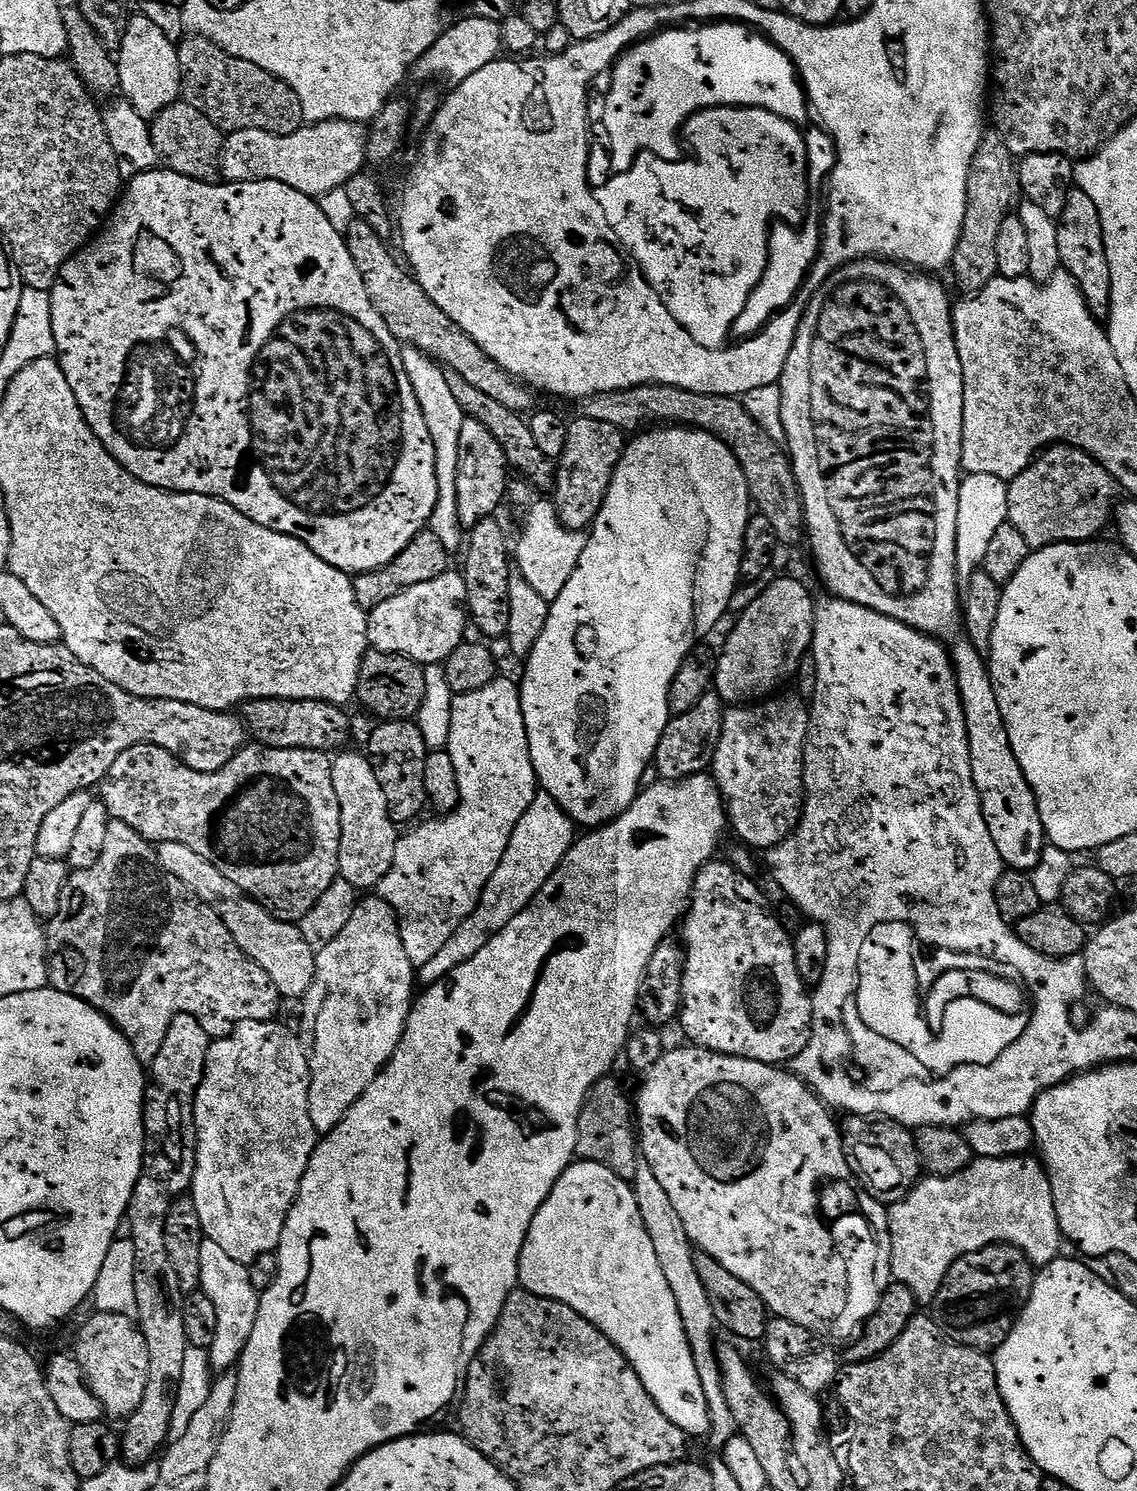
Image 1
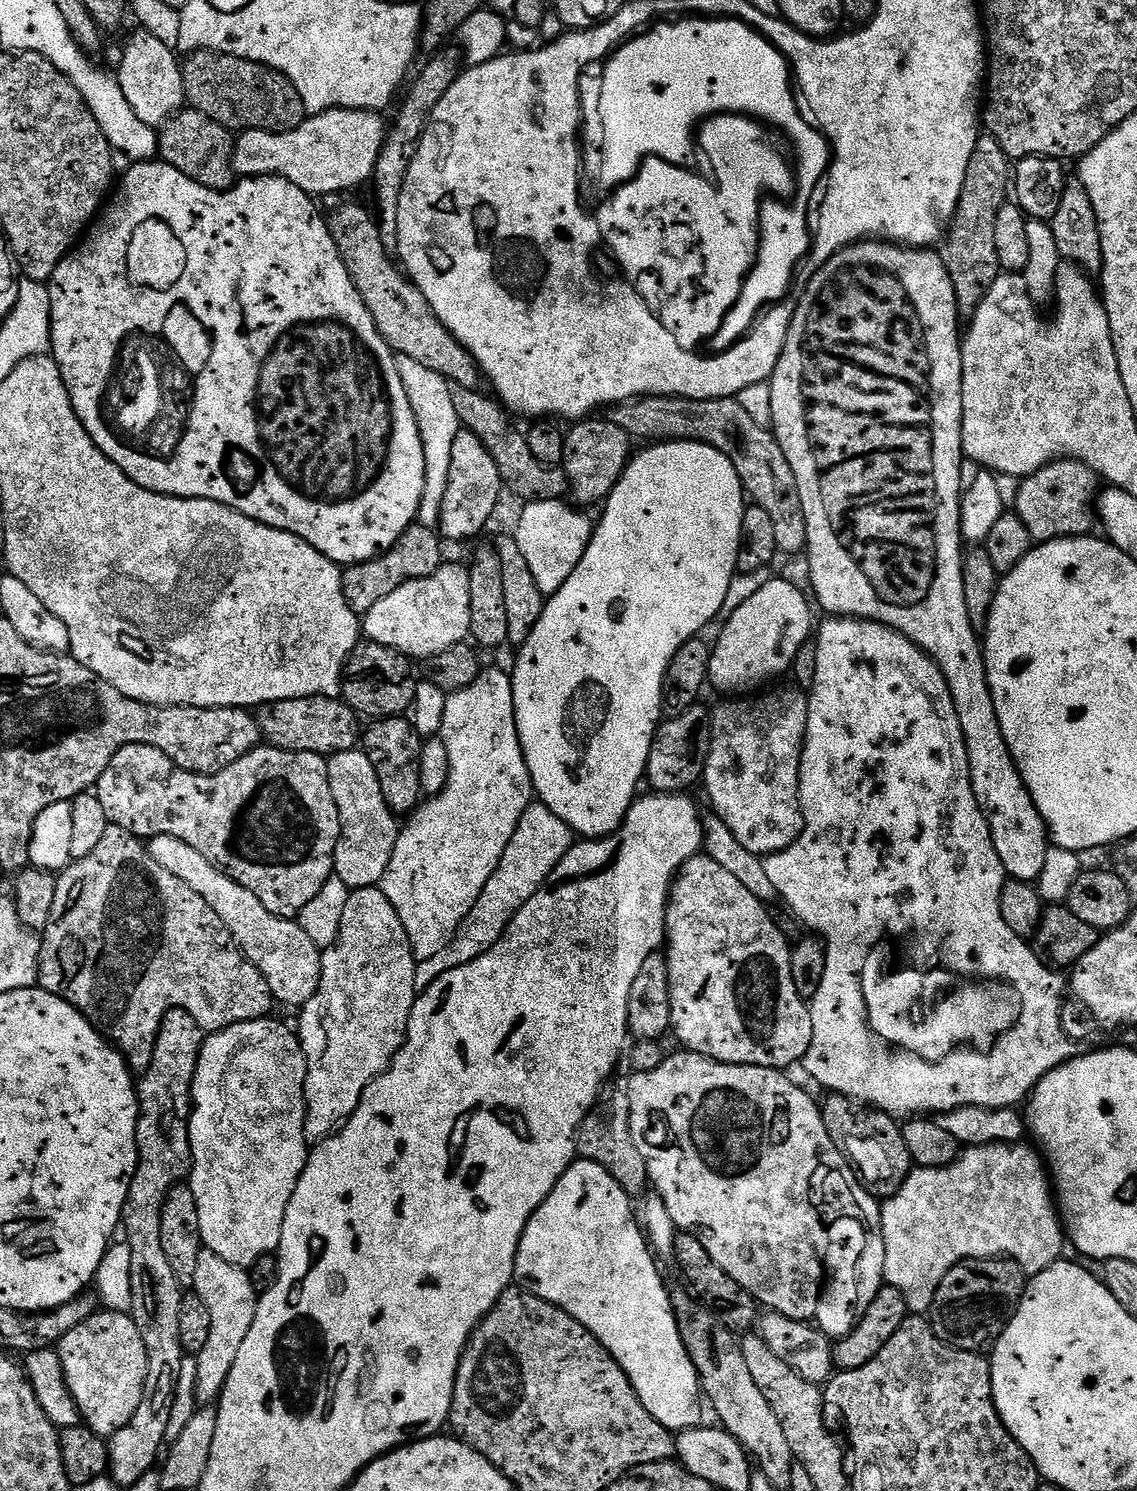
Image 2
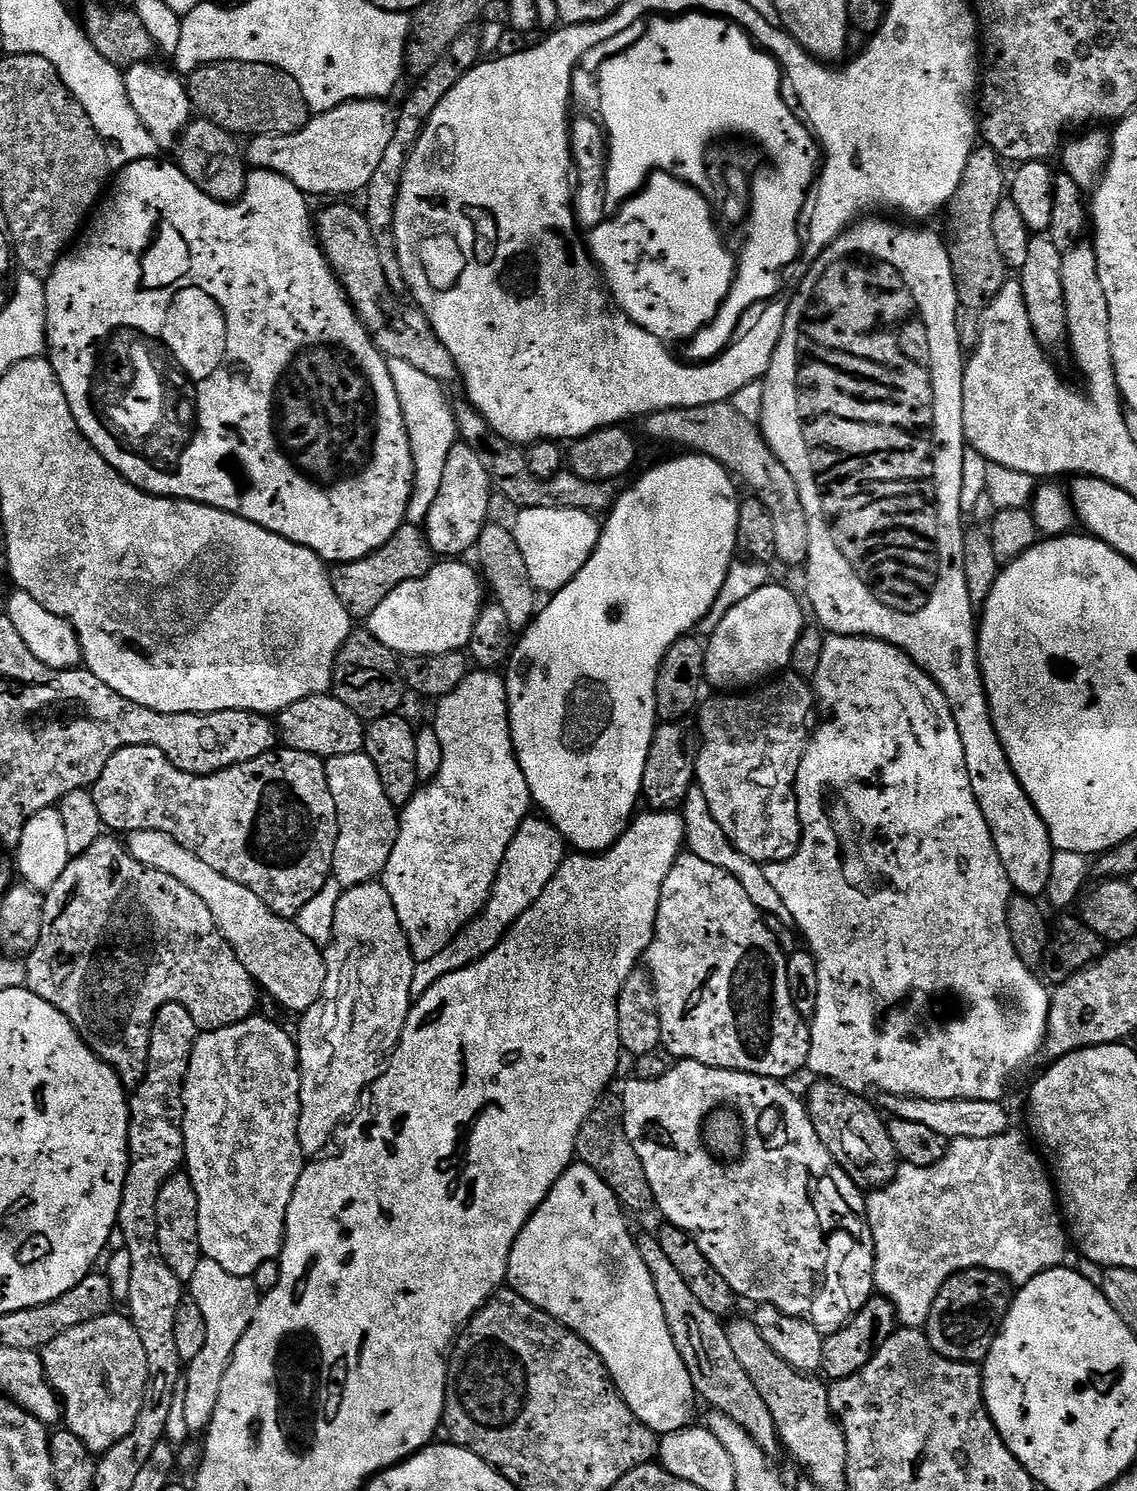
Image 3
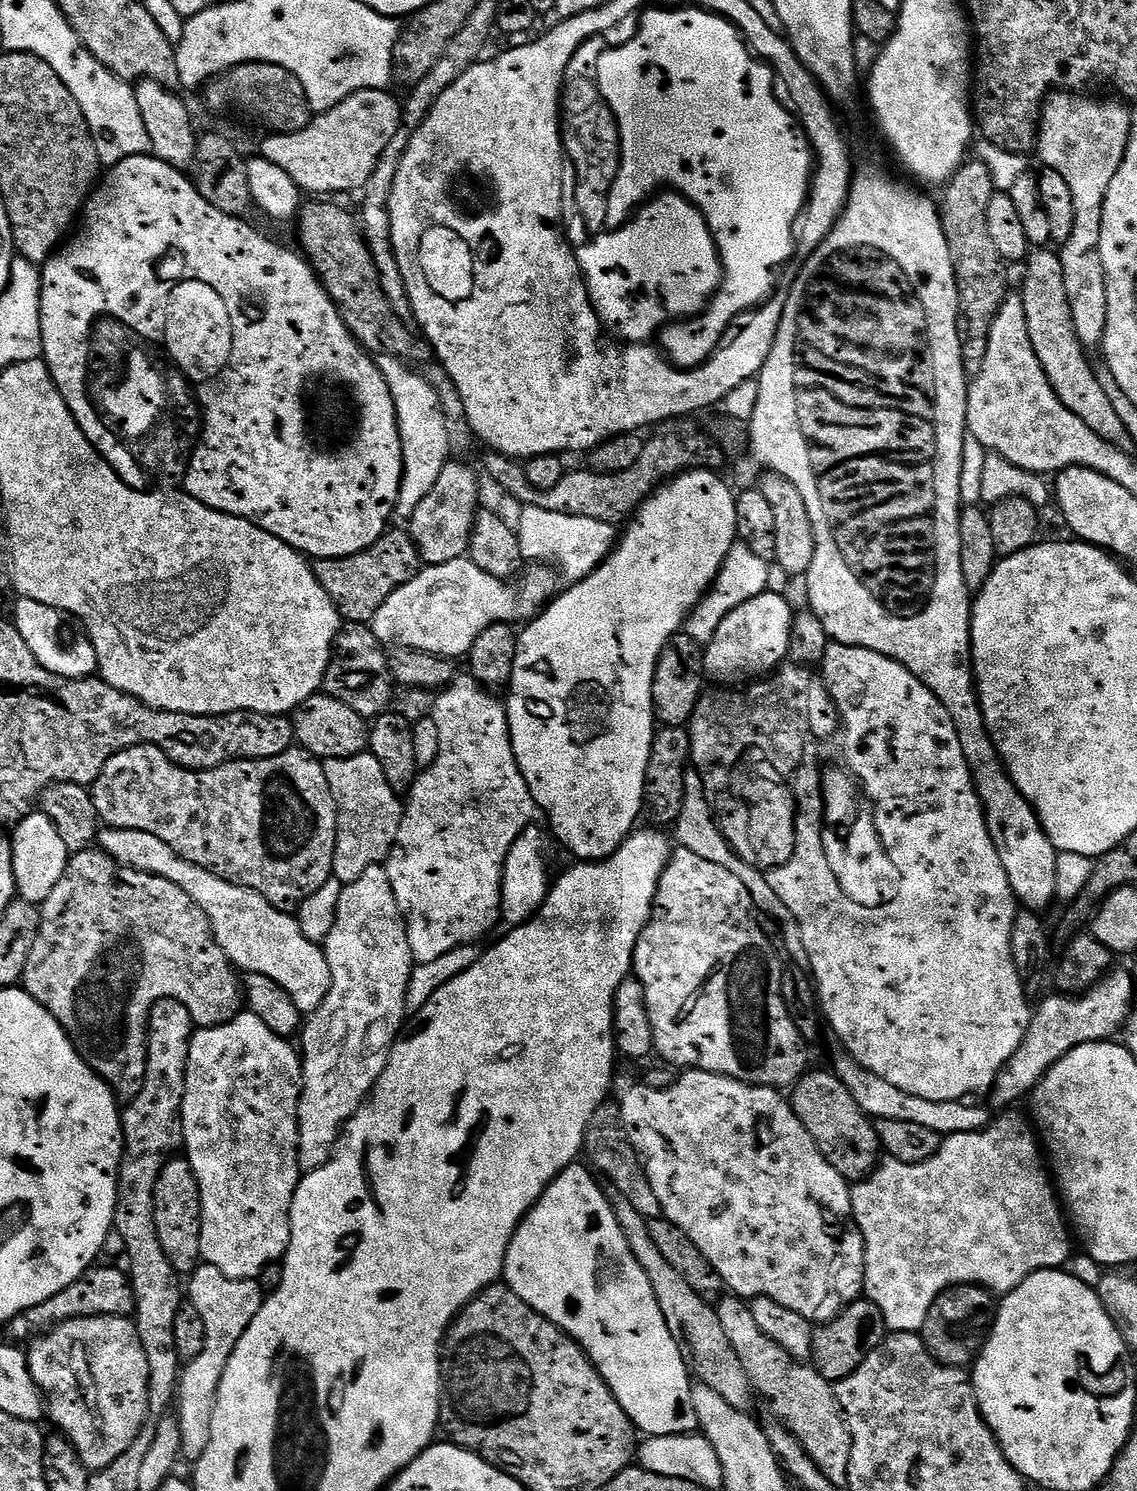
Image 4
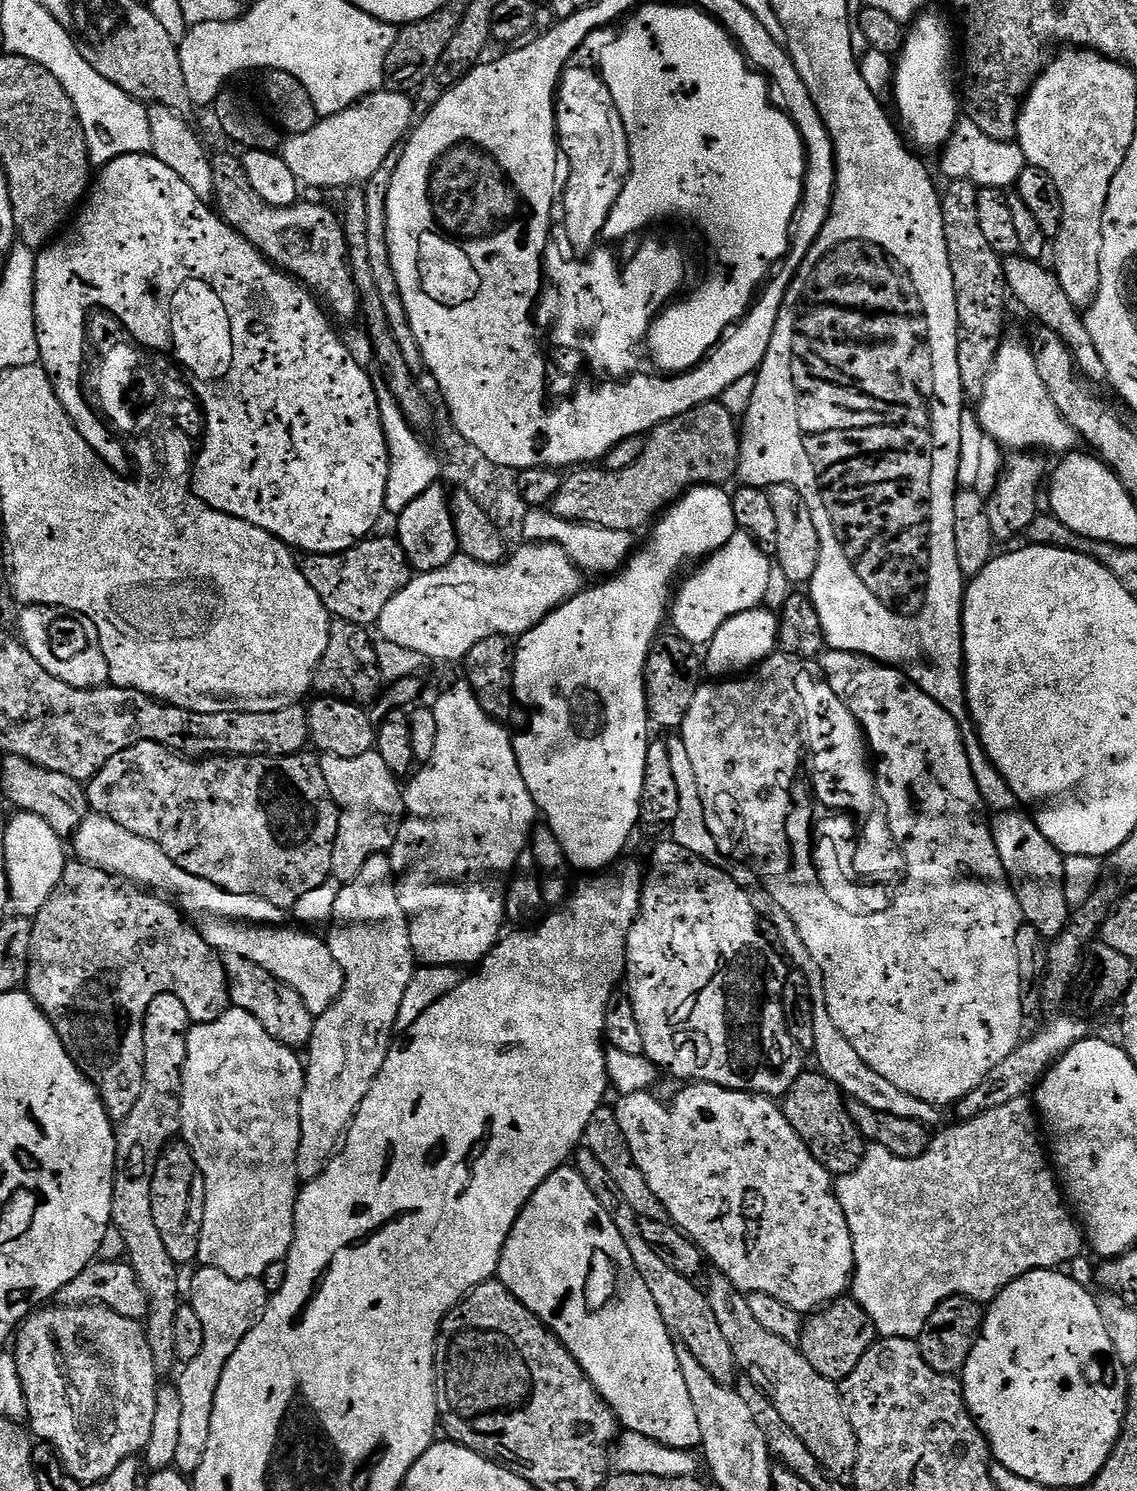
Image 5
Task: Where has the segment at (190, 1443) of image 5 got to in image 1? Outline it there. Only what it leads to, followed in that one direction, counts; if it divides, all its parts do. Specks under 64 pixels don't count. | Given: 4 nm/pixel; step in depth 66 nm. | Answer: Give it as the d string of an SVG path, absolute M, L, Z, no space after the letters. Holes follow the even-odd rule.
M205 1239L202 1246L202 1274L199 1291L214 1302L214 1315L218 1318L218 1335L206 1350L208 1364L213 1373L233 1371L240 1363L240 1356L254 1334L254 1322L258 1322L258 1306L261 1293L256 1292L250 1282L249 1265L234 1262L220 1247Z

